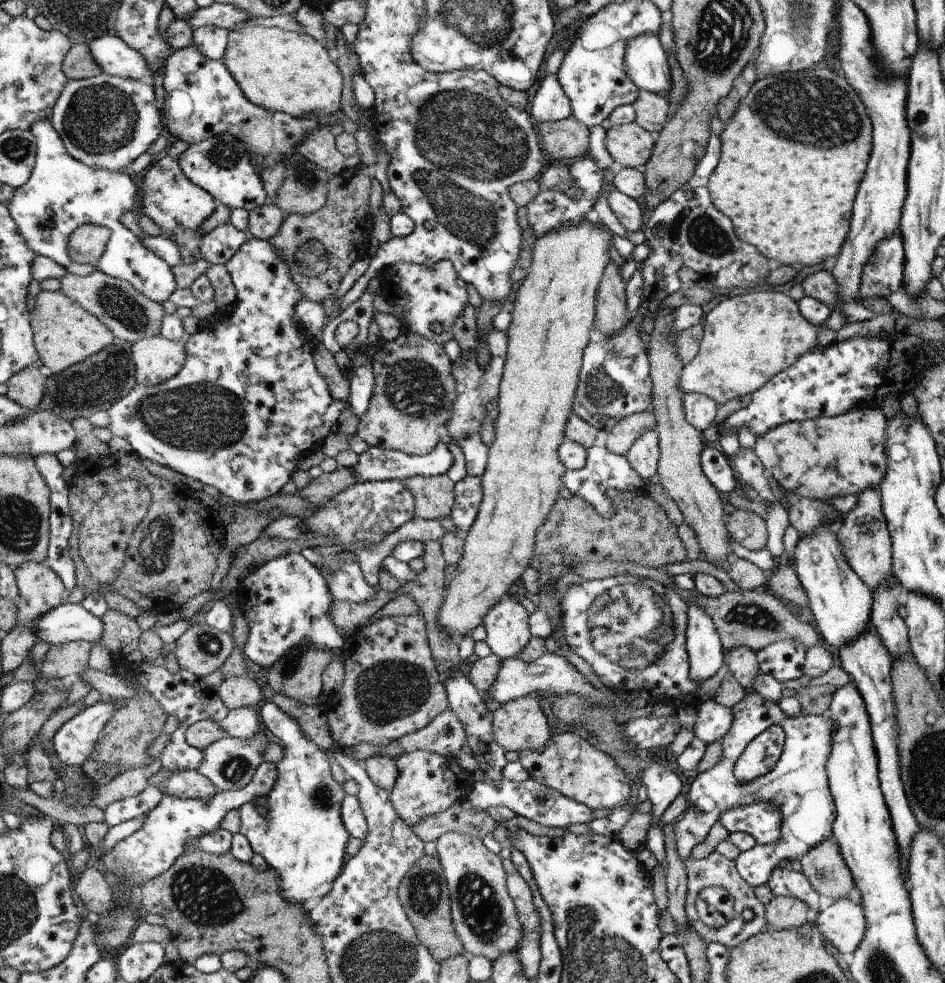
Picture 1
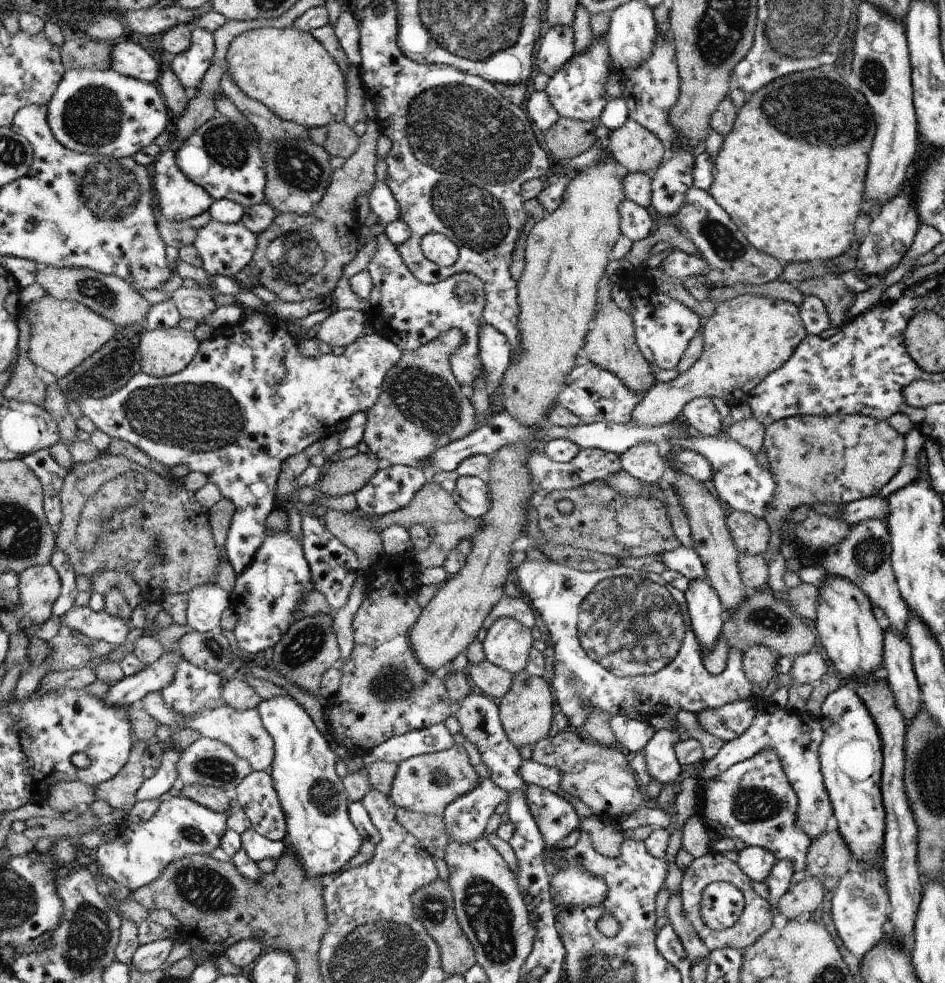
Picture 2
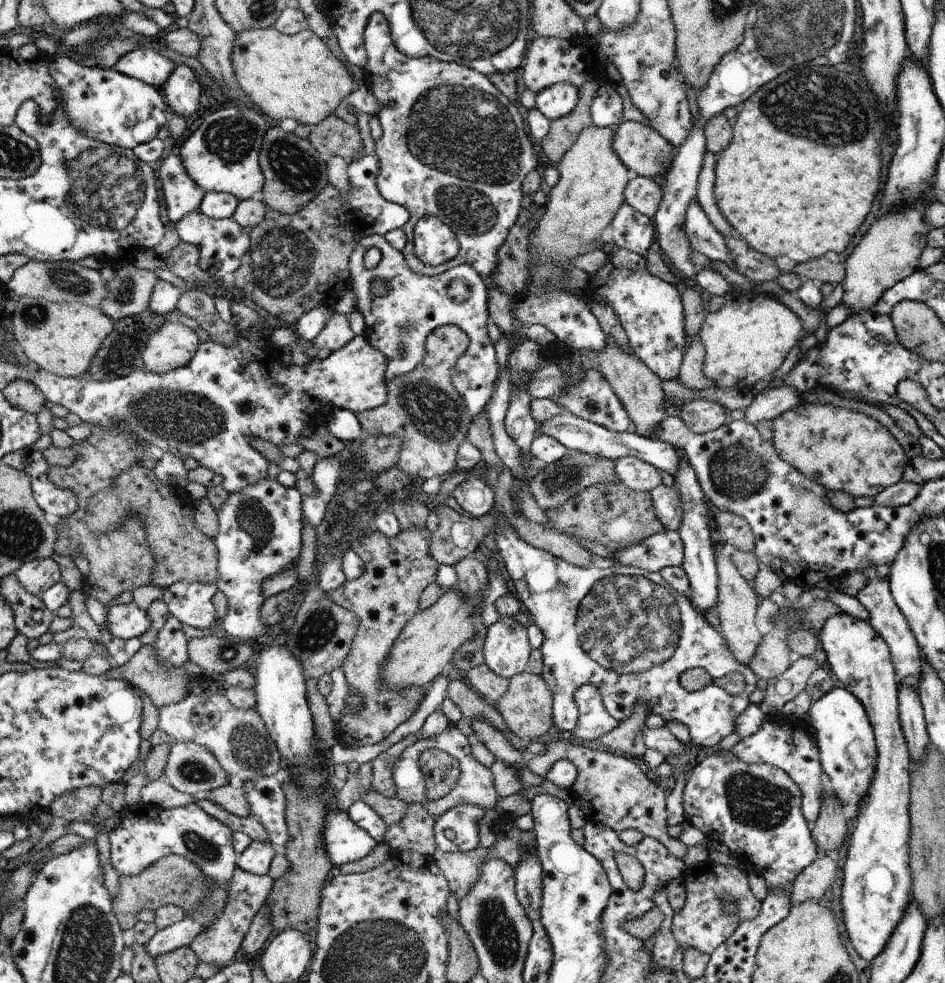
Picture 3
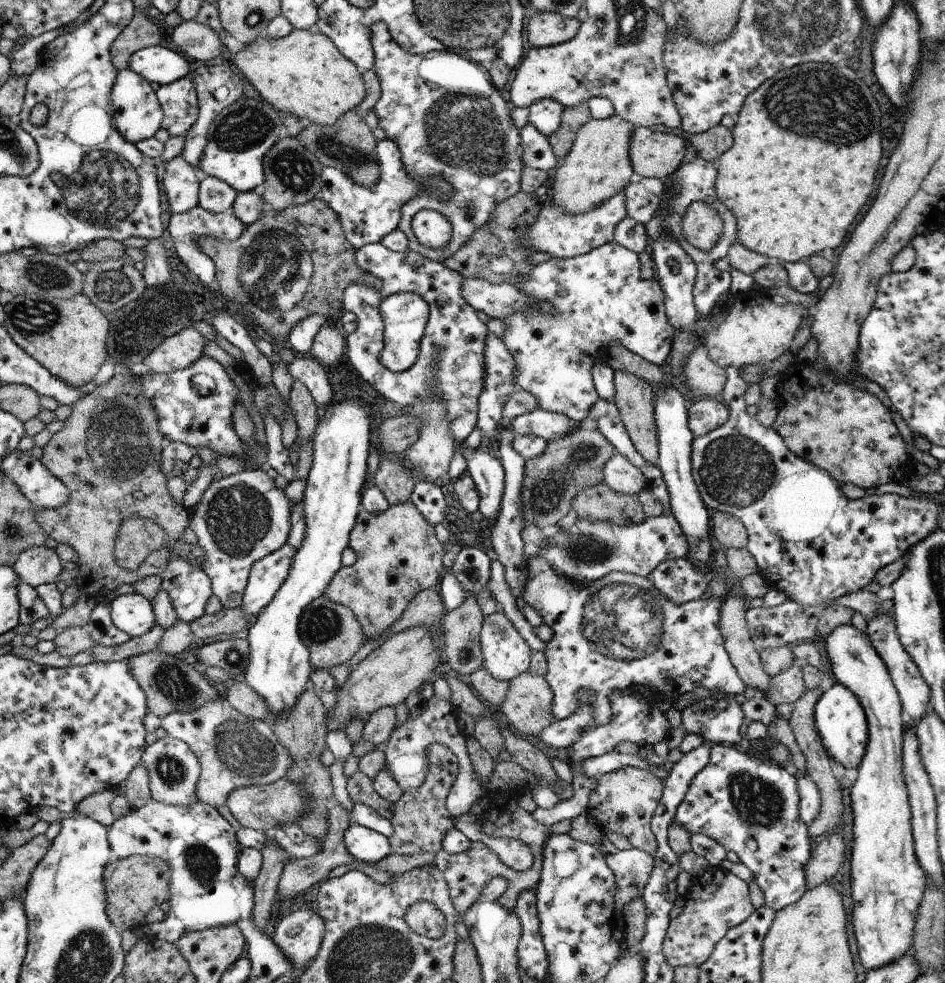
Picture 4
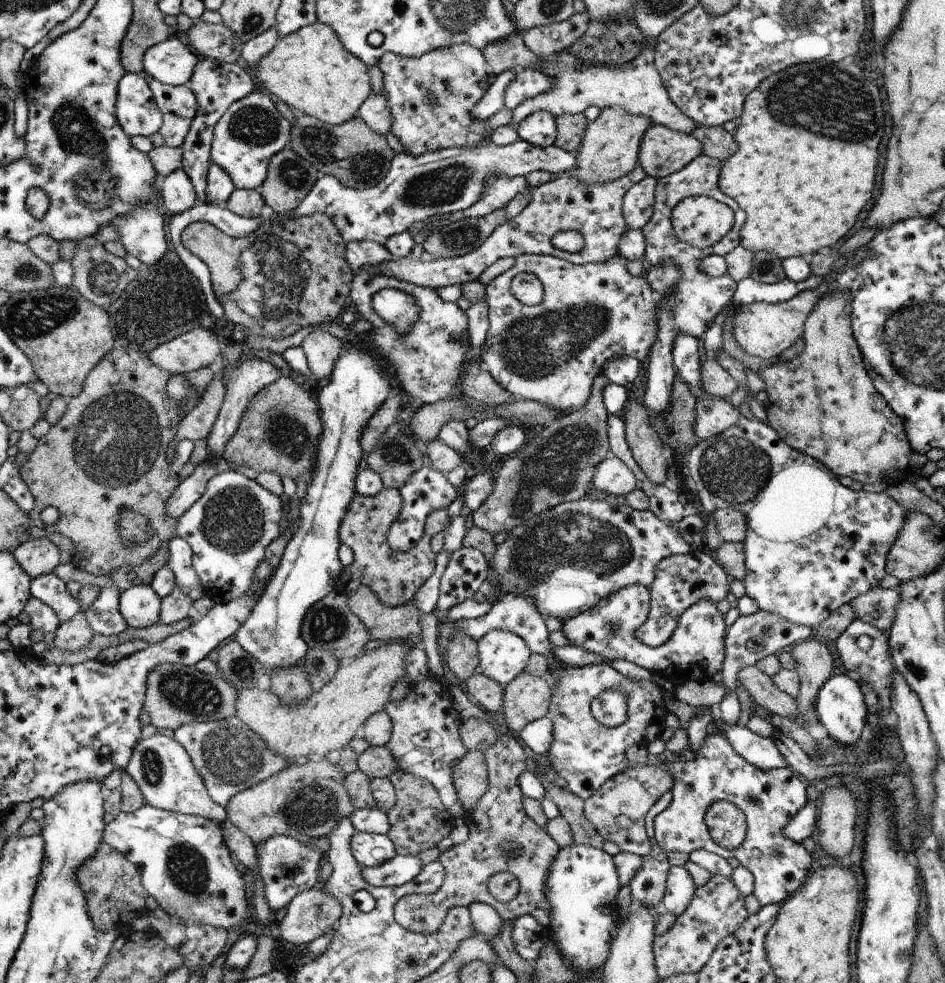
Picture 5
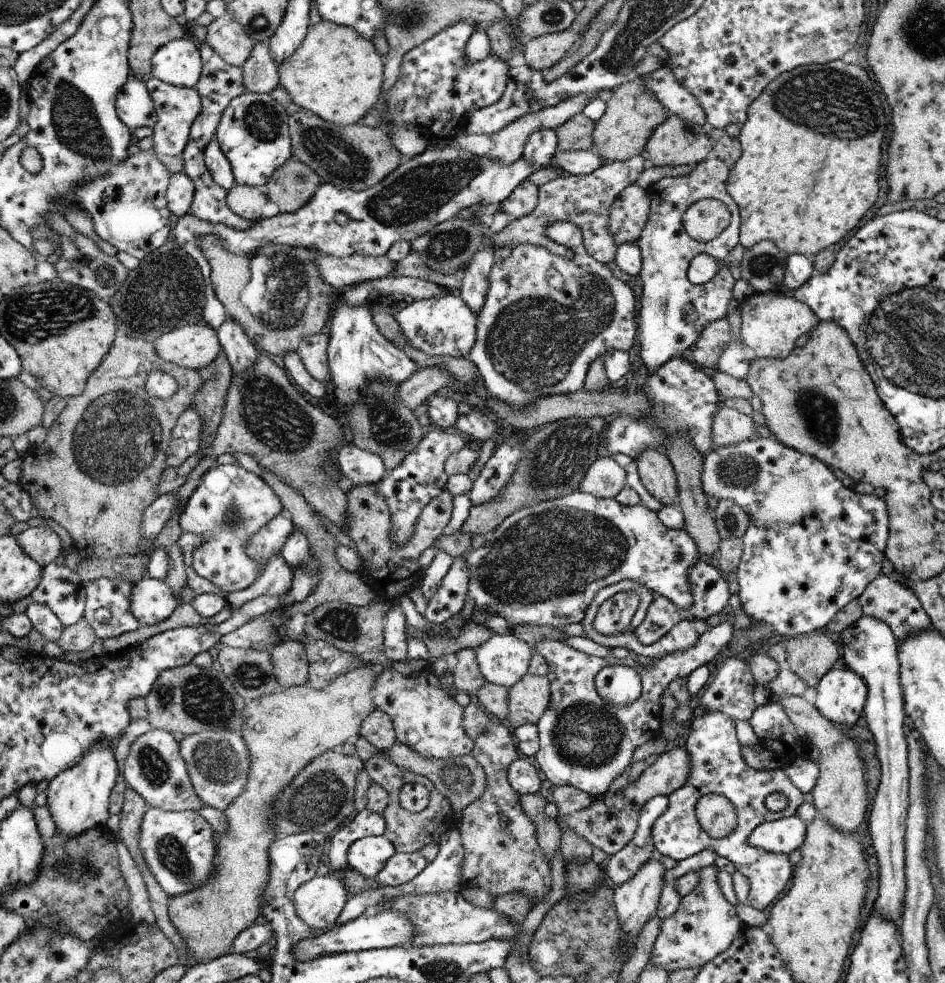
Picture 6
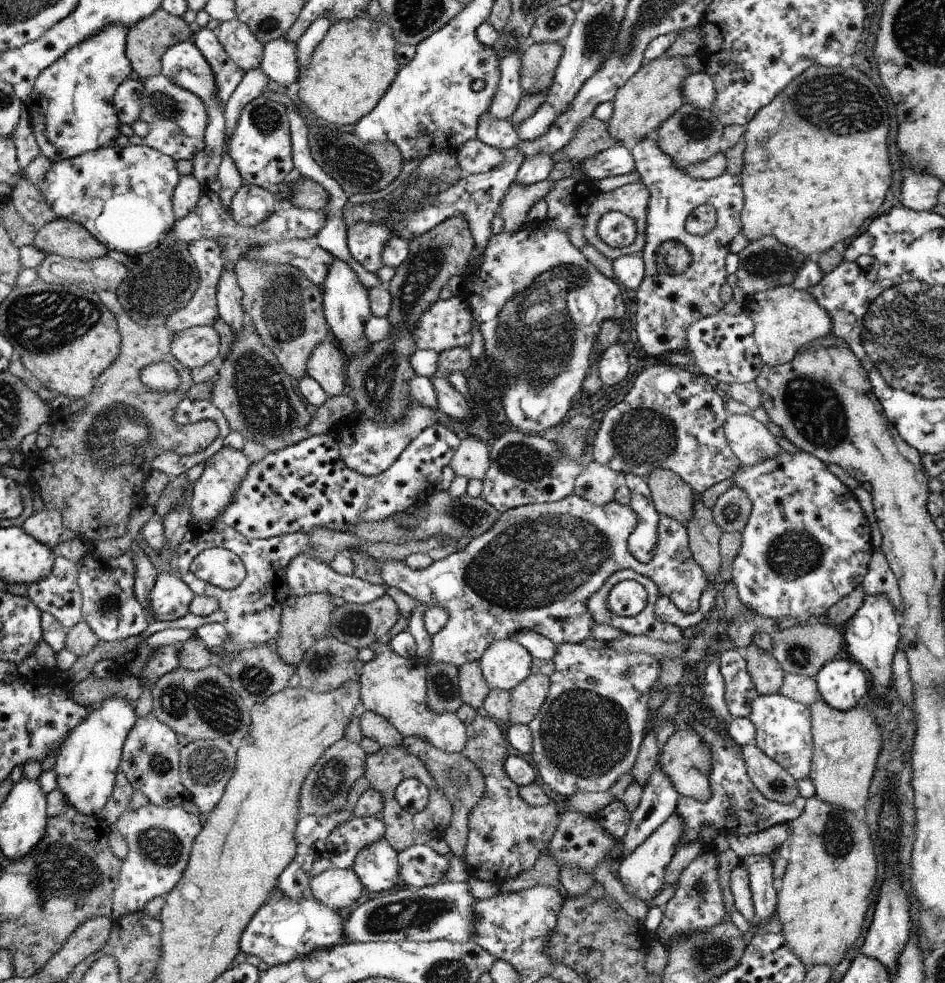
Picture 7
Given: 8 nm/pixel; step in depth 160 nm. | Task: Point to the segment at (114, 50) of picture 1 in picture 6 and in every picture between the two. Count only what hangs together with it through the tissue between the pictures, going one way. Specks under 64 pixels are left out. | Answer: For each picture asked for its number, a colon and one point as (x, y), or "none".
2: (132, 58)
3: (143, 64)
4: (160, 65)
5: (173, 63)
6: (180, 63)

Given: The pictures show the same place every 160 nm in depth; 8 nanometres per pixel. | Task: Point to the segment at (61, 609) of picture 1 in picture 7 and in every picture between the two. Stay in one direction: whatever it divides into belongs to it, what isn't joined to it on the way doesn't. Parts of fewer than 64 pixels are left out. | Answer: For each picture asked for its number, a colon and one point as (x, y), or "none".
2: (100, 625)
3: (128, 621)
4: (134, 614)
5: (141, 606)
6: (153, 601)
7: (171, 596)

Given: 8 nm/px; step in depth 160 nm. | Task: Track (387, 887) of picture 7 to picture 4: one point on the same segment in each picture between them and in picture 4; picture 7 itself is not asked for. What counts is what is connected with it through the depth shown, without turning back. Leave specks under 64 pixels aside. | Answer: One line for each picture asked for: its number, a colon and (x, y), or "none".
4: (365, 844)
5: (370, 850)
6: (367, 856)

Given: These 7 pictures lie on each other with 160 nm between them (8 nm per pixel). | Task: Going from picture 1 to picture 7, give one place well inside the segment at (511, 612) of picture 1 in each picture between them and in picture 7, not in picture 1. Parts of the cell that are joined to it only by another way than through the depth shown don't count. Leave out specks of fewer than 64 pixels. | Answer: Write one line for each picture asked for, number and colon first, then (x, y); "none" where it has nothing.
2: (507, 644)
3: (506, 649)
4: (506, 654)
5: (502, 655)
6: (503, 660)
7: (507, 663)

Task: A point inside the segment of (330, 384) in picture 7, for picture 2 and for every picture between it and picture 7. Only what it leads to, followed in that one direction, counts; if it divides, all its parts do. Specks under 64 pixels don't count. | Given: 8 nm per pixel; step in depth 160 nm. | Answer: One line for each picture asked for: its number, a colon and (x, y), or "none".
2: (342, 328)
3: (336, 333)
4: (328, 347)
5: (321, 348)
6: (313, 351)

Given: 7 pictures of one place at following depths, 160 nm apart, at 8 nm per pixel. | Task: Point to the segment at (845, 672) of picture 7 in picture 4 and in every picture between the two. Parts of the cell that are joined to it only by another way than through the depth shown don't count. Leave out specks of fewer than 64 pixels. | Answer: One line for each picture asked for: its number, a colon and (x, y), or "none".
4: (841, 722)
5: (841, 706)
6: (841, 695)

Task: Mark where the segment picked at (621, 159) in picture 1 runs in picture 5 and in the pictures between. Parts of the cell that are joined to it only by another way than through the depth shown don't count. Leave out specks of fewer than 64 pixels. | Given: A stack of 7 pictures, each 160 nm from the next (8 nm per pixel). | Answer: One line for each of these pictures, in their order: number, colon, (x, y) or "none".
2: (635, 147)
3: (642, 149)
4: (655, 154)
5: (663, 151)

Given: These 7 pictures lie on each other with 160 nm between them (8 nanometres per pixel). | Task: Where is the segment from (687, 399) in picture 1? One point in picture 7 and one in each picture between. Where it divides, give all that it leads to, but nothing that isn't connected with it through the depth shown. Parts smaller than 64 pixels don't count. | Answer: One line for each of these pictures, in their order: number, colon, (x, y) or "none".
2: (701, 416)
3: (700, 416)
4: (707, 413)
5: (713, 416)
6: (729, 426)
7: (750, 440)

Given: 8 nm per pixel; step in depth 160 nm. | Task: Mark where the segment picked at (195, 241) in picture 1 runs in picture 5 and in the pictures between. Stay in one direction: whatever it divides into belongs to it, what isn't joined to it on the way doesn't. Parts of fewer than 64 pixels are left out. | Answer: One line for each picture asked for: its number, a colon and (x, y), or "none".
2: (179, 198)
3: (182, 195)
4: (181, 181)
5: (178, 193)

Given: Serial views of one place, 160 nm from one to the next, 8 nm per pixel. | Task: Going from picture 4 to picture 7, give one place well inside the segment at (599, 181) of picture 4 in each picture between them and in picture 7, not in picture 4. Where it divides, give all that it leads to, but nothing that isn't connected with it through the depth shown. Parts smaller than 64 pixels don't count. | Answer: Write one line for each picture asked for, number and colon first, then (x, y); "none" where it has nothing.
5: (611, 146)
6: (632, 113)
7: (654, 93)

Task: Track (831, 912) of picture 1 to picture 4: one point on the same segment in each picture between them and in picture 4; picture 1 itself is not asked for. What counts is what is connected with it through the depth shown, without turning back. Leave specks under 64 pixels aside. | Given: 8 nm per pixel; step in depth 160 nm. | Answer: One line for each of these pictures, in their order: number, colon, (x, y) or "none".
2: (860, 907)
3: (877, 886)
4: (887, 882)

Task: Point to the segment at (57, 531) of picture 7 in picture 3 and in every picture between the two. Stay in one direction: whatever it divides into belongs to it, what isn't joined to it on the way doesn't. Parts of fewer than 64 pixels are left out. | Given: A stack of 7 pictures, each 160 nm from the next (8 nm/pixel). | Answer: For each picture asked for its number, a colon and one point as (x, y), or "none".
3: (38, 576)
4: (37, 566)
5: (39, 556)
6: (42, 543)

